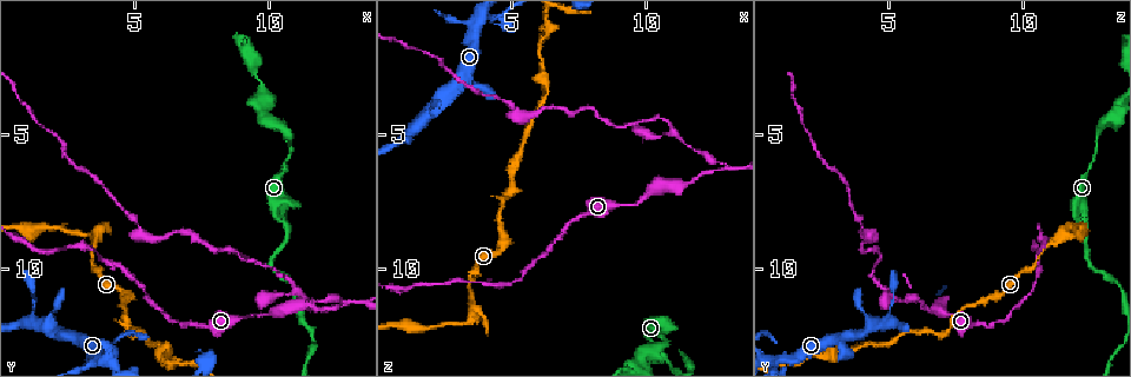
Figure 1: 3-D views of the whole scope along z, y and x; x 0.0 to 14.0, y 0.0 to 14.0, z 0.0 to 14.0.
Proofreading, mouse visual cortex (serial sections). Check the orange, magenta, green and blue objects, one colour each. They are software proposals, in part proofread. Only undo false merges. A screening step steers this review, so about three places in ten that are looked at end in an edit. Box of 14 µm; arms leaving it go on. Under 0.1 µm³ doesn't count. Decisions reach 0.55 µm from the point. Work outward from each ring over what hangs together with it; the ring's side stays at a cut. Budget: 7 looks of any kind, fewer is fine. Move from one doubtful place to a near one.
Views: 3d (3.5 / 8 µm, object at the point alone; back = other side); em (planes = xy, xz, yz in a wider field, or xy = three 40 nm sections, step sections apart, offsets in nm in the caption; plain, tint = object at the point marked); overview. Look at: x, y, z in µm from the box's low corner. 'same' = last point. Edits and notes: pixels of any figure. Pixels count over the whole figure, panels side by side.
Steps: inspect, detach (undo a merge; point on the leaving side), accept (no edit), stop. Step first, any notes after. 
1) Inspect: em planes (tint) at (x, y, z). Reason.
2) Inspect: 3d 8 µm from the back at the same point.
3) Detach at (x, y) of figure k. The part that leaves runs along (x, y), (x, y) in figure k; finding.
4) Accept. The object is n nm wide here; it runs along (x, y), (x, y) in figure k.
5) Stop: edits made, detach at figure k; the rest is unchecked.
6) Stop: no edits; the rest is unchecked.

Inspect: 3d 8 µm from the back at (13.0, 11.3, 6.2). Sudden change in width.

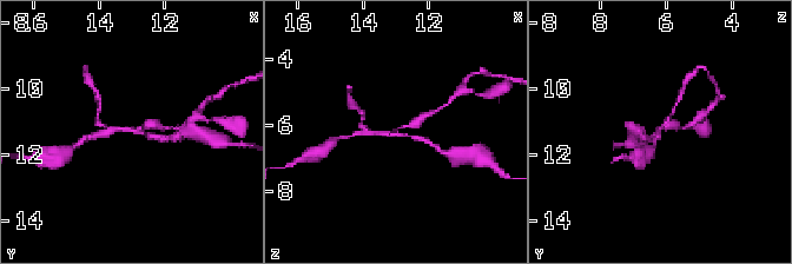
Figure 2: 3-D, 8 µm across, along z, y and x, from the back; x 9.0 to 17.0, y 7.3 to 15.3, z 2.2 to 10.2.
Inspect: em xy step 5 (tint) at (13.1, 11.2, 6.2). 3 arms meet here; the arms are 150, 200, 300 nm wide; need the tissue.

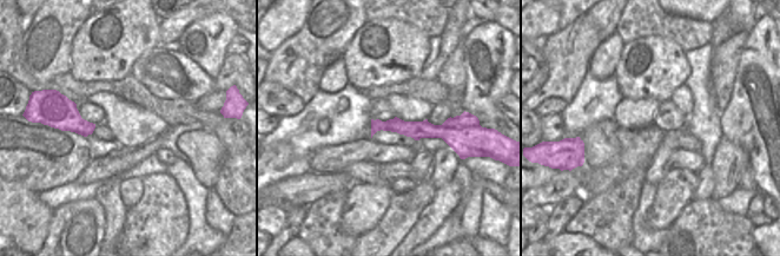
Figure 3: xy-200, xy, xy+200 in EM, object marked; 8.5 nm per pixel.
Detach at (153, 125) of figure 2. The part that leaves runs along (131, 129), (146, 124), (173, 127) in figure 2; a second cell is stuck on.

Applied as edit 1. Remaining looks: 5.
Inspect: 3d 3.5 µm at (4.9, 12.4, 7.1). Sharp bend.

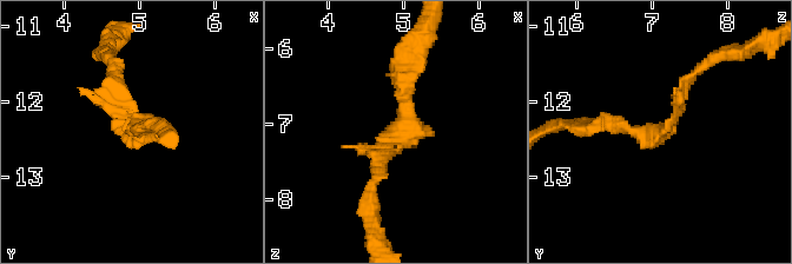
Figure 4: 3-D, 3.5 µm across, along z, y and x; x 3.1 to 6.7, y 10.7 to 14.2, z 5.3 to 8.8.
Inspect: em xy step 1 (tint) at (4.95, 12.40, 7.15).

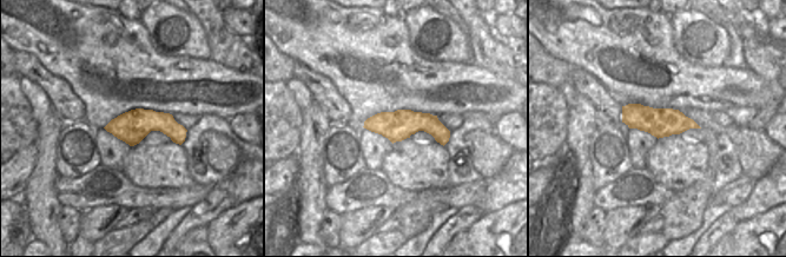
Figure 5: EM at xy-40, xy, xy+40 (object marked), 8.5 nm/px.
Accept. It runs along (699, 71), (662, 132), (593, 125) in figure 4; all the same cell.

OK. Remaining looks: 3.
Inspect: 3d 8 µm at (3.6, 8.7, 11.6). Sharp bend.

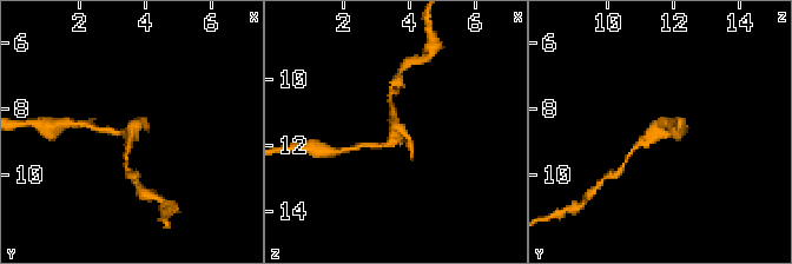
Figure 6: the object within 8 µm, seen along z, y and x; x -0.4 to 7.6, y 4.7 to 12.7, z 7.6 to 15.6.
Inspect: em xy step 3 (tint) at (3.7, 8.7, 11.5). Need the tissue.

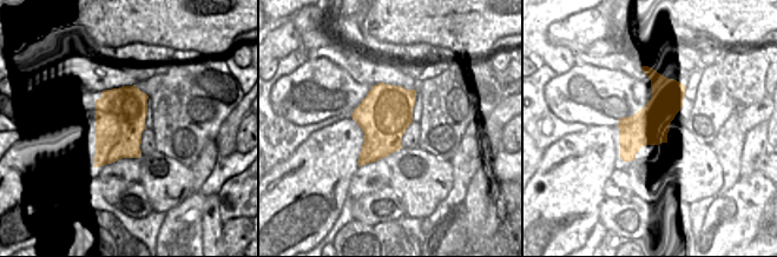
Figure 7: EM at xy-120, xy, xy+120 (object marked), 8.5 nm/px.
Detach at (104, 130) of figure 6. The part that leaves runs along (124, 133), (78, 124) in figure 6; two cells meet here.

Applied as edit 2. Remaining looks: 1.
Stop: edits made, detach at figure 2, detach at figure 6; the rest is unchecked.

